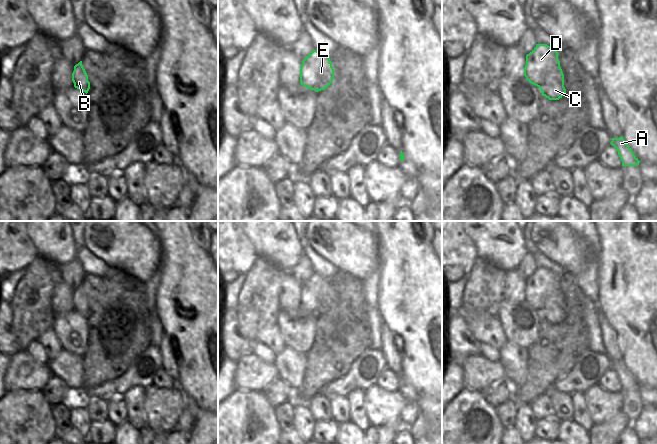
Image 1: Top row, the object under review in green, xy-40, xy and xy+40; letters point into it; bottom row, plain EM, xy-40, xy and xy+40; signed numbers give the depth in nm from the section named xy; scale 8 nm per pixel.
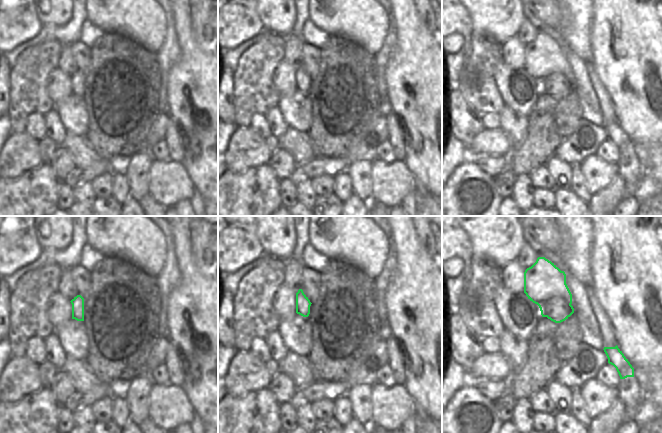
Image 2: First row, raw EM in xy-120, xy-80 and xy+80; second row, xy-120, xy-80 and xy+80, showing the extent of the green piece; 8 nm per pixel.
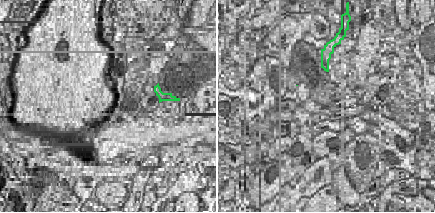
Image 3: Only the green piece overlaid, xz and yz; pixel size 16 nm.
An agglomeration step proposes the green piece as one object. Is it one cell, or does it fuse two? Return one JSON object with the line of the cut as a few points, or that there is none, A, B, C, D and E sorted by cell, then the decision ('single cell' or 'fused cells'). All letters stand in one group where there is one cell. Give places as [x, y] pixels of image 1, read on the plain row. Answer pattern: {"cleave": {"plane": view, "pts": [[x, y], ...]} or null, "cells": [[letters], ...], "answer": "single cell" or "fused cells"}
{"cleave": {"plane": "xy+40", "pts": [[562, 296], [553, 294], [546, 301], [544, 308], [540, 312]]}, "cells": [["A", "C"], ["B", "D", "E"]], "answer": "fused cells"}

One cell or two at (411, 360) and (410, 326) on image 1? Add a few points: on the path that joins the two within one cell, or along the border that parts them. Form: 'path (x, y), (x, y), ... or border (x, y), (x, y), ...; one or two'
path (412, 352), (412, 334); one

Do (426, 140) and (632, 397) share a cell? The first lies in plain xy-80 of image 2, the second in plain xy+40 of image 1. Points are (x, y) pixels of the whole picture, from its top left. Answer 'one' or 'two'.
two

